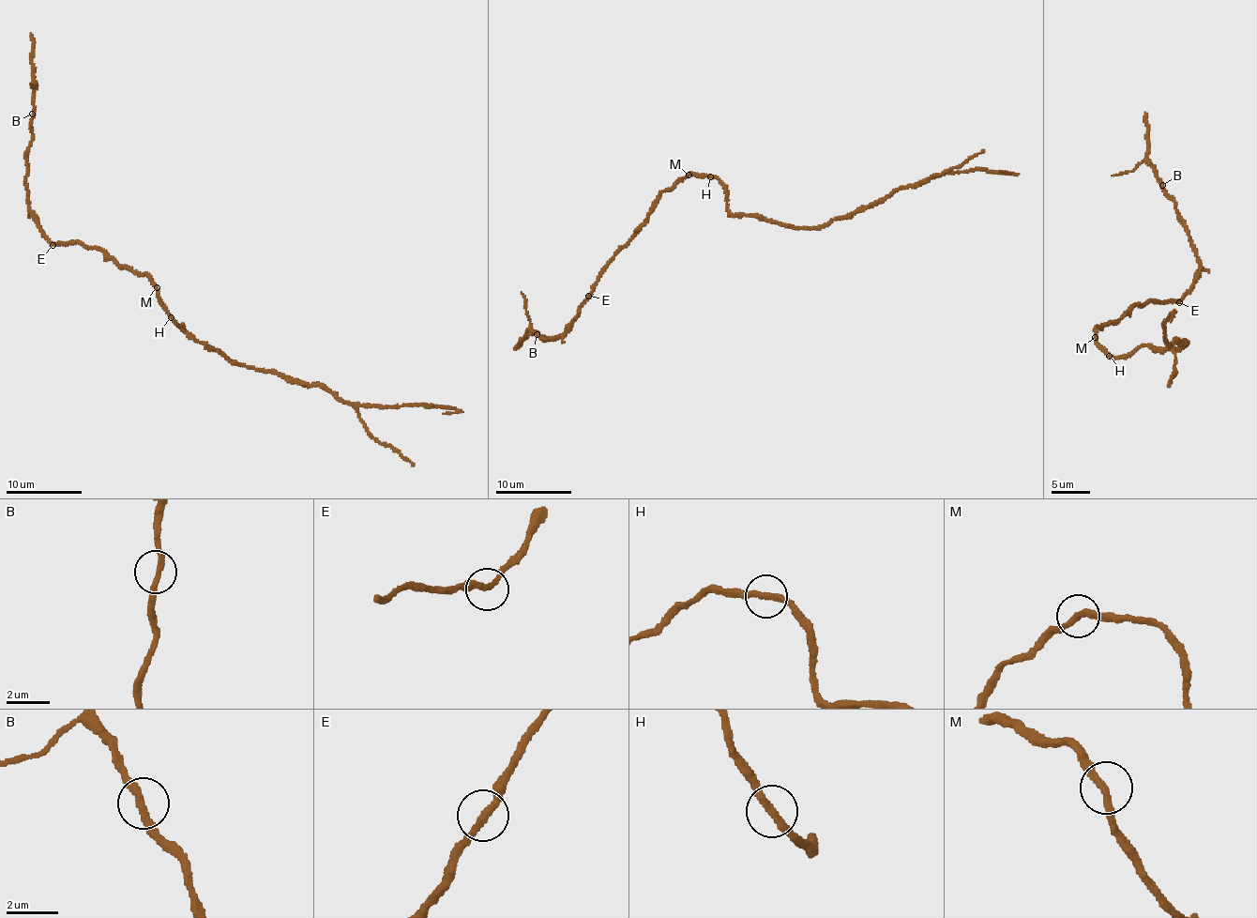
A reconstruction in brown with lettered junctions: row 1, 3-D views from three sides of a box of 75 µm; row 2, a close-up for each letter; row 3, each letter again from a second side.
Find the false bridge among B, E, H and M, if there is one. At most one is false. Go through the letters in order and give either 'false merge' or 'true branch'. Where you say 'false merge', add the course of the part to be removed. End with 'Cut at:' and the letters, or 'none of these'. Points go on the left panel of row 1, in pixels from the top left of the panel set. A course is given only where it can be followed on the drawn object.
B: true branch
E: true branch
H: true branch
M: true branch
Cut at: none of these

